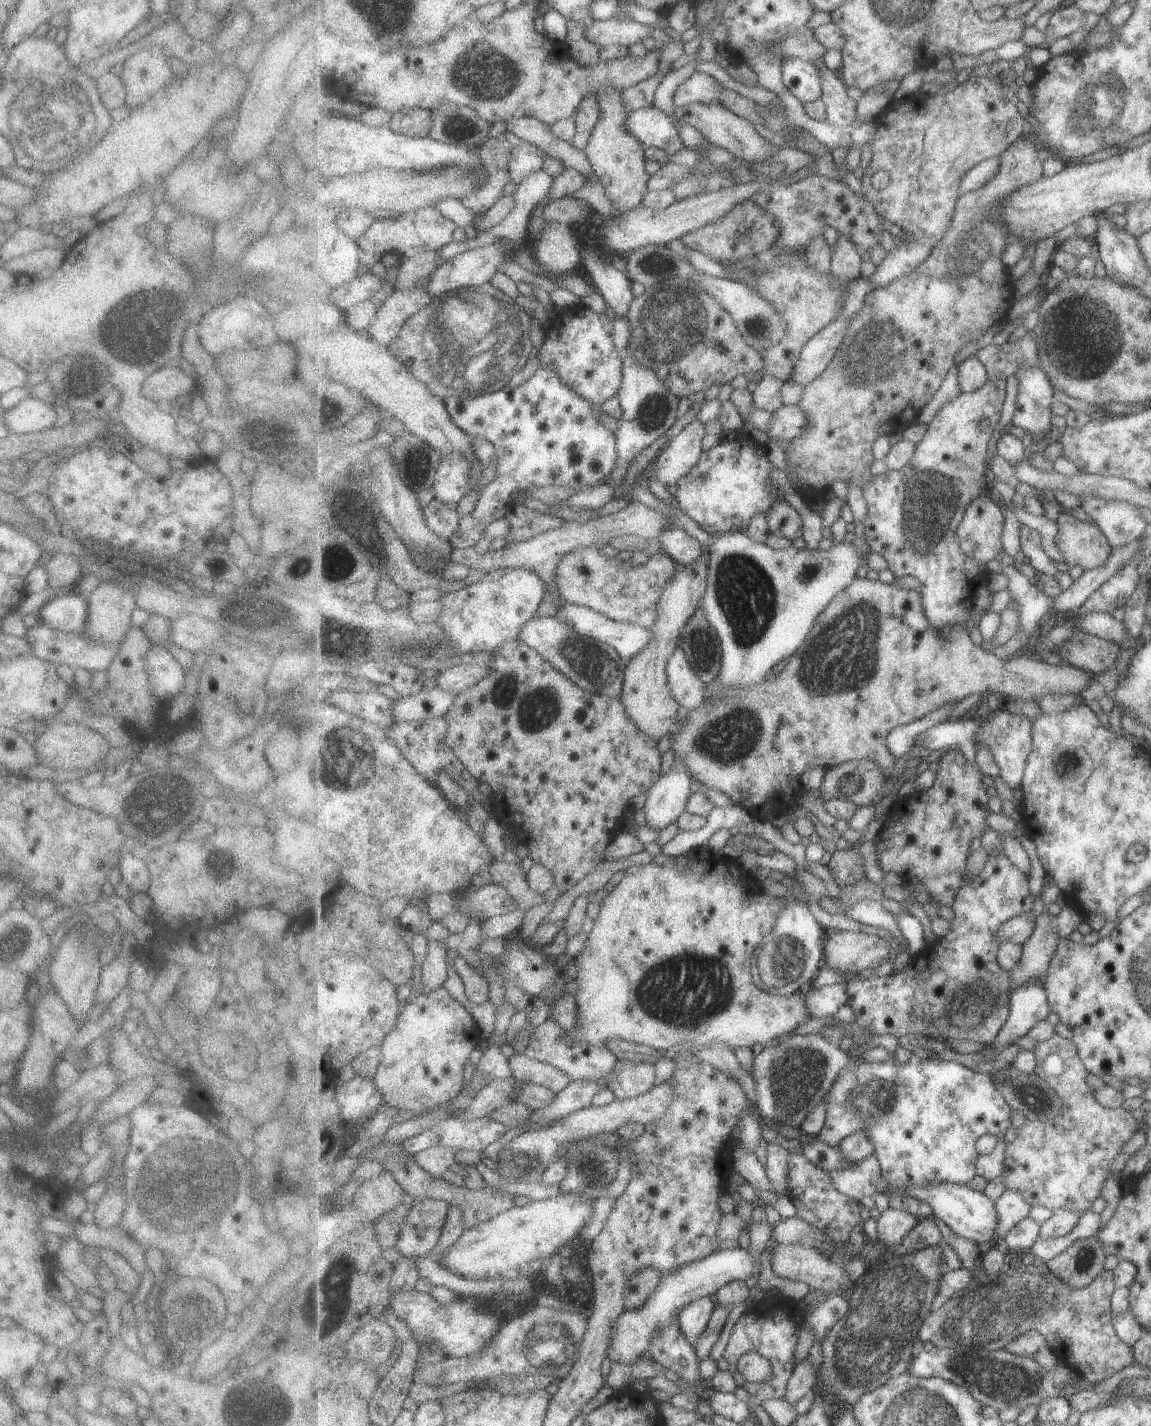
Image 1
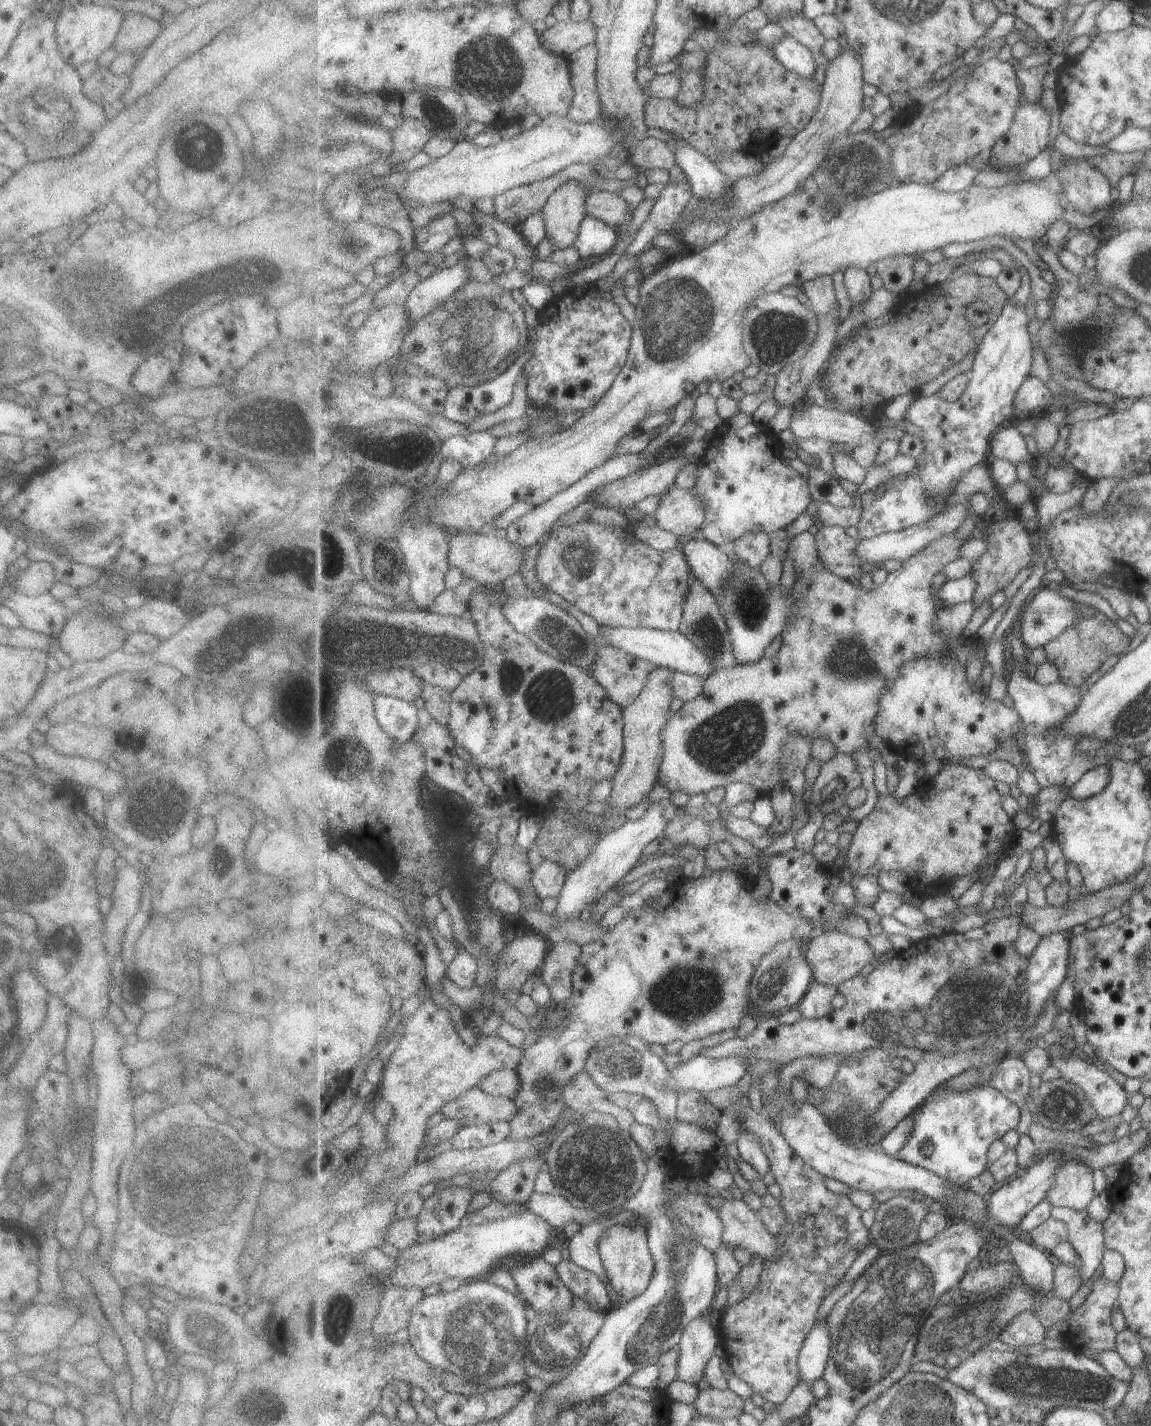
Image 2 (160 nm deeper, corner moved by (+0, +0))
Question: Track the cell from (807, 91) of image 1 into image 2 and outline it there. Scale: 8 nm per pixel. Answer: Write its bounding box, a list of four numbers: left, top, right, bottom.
[775,35,818,77]

